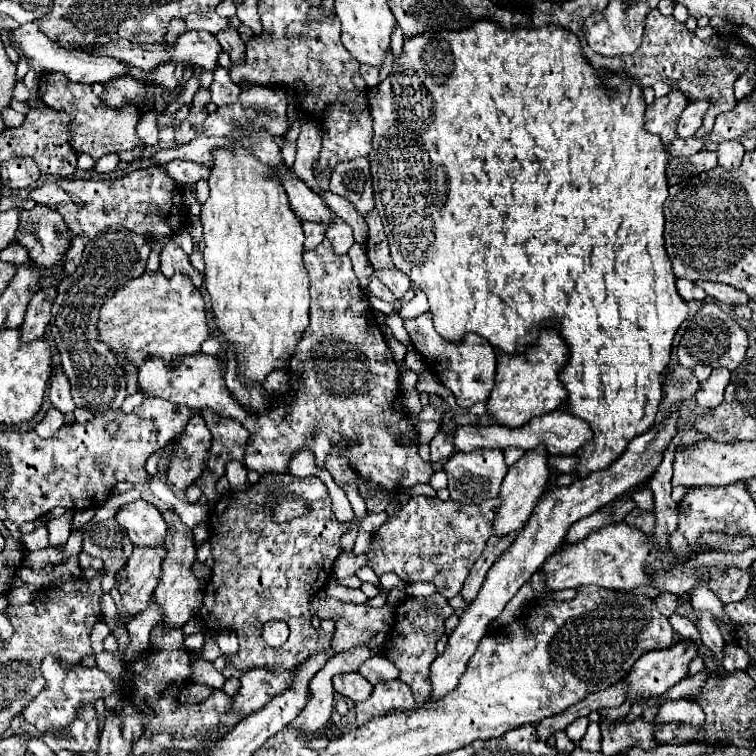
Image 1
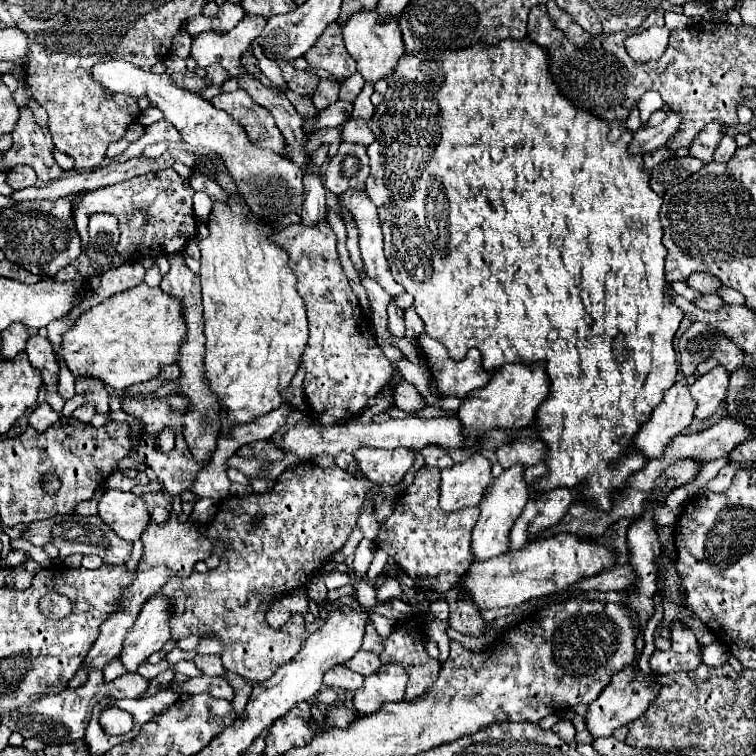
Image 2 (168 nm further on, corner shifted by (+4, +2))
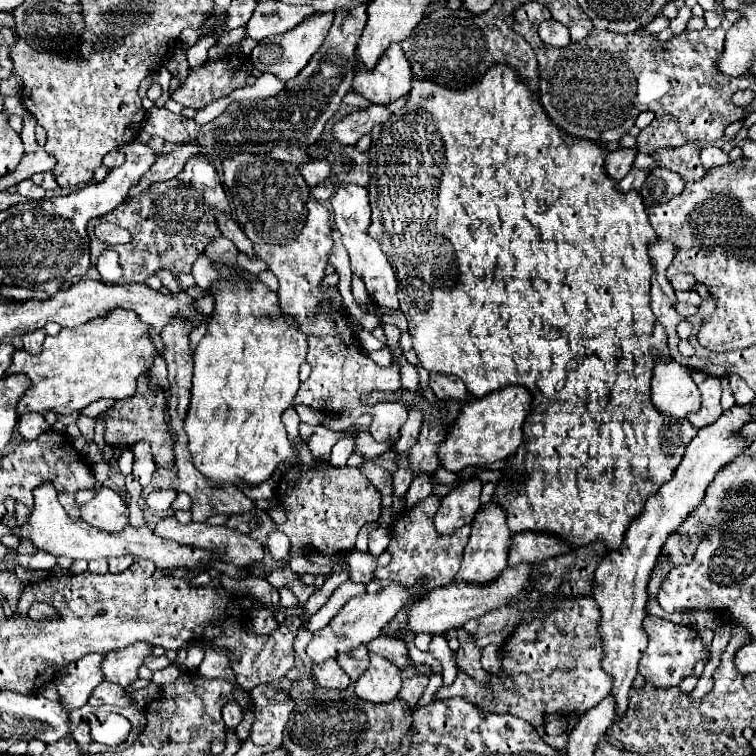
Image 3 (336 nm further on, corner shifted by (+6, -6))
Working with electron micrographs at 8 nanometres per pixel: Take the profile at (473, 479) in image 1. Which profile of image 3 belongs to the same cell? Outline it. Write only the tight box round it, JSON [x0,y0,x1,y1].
[435,478,483,534]

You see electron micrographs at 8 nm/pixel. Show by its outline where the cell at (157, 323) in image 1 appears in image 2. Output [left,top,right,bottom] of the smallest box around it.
[55,284,187,390]

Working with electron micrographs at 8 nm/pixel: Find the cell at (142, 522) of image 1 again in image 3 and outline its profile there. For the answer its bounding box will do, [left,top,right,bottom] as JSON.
[81,488,129,532]

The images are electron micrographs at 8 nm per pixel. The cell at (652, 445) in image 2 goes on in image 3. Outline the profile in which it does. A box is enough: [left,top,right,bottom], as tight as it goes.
[651,360,701,418]

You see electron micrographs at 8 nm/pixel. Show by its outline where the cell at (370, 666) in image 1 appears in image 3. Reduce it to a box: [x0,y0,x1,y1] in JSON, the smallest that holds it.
[337,646,369,682]

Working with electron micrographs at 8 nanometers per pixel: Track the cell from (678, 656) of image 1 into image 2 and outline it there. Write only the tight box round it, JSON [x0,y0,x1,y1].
[585,666,657,738]

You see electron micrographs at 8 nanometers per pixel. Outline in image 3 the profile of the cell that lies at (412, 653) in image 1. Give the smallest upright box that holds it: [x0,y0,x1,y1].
[399,664,429,708]

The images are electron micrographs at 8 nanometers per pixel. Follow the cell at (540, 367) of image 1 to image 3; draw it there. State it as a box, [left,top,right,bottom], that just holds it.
[439,386,533,470]

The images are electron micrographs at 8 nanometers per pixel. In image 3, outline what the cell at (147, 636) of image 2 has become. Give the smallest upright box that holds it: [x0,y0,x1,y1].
[103,642,151,686]

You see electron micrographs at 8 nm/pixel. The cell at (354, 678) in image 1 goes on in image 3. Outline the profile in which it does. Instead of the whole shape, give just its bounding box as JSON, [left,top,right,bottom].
[313,660,351,690]

